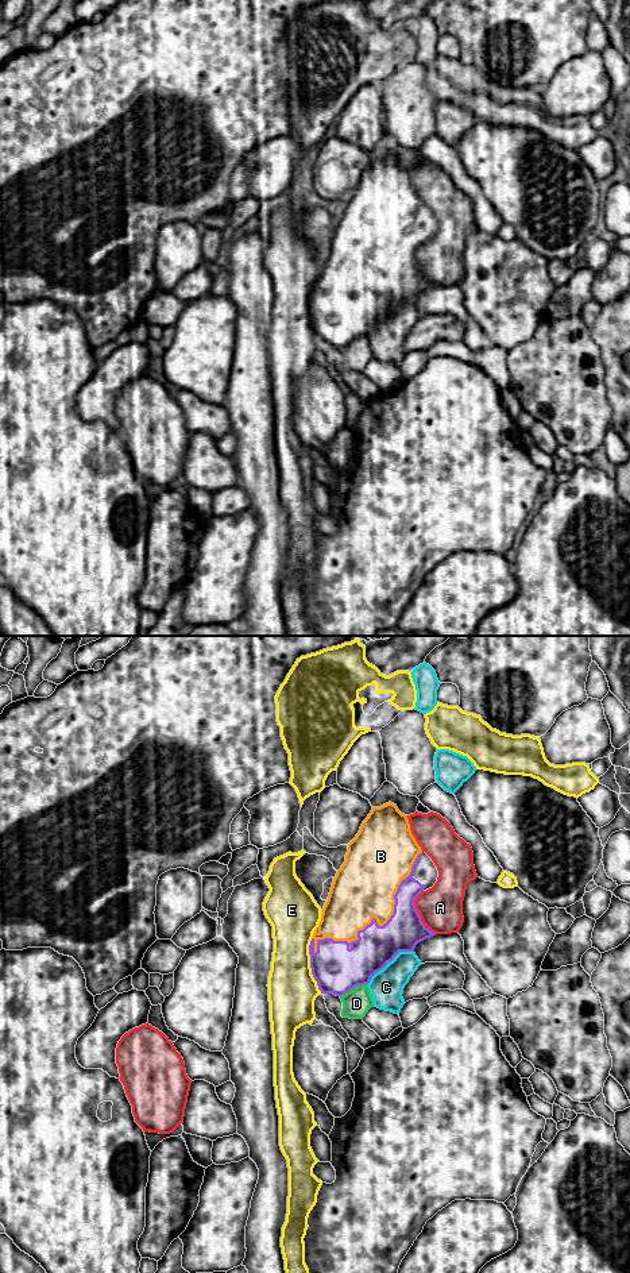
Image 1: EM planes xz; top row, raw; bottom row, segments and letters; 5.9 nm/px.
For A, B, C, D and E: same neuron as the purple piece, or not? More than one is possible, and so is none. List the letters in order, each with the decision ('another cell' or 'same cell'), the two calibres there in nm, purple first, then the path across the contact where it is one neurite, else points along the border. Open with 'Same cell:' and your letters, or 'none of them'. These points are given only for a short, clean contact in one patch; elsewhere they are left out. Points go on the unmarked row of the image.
Same cell: B
A: another cell; calibres 220 and 260 nm
B: same cell; calibres 240 and 360 nm
C: another cell; calibres 240 and 200 nm
D: another cell; calibres 280 and 160 nm
E: another cell; calibres 280 and 280 nm

